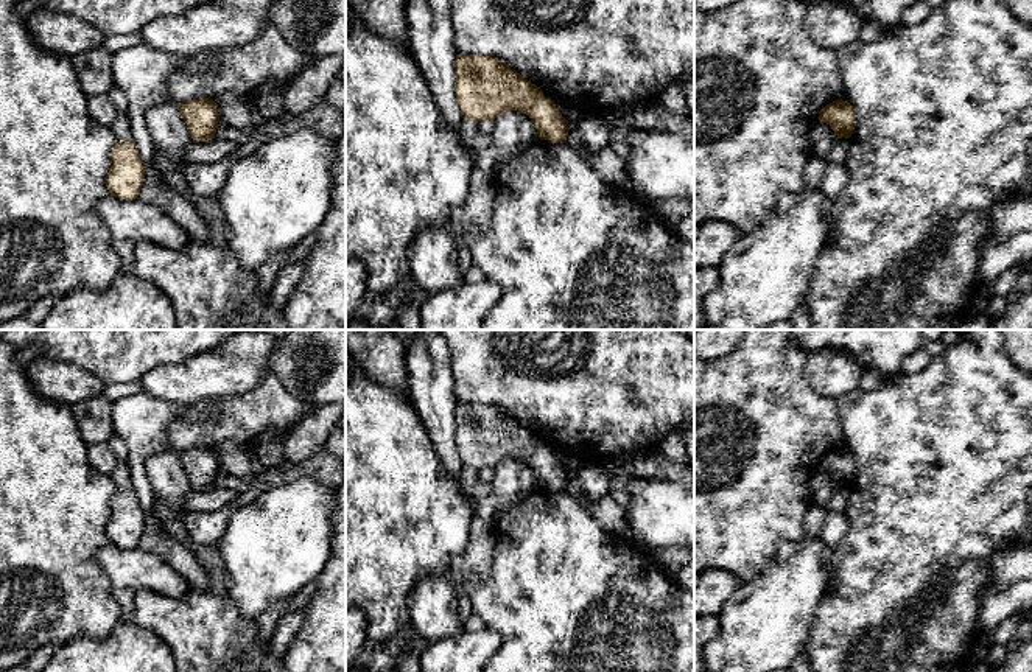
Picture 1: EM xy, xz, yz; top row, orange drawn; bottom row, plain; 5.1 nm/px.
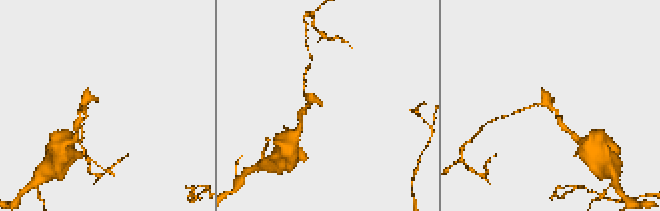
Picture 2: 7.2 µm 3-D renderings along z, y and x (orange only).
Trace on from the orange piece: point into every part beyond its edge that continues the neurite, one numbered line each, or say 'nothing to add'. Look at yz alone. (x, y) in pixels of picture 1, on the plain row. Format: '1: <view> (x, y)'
nothing to add

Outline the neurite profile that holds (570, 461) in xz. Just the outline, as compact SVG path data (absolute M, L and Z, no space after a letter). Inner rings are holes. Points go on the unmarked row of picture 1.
M543 440L543 443L554 450L556 456L560 459L562 465L568 470L568 473L571 473L582 464L581 457L577 454L574 454L571 450L562 448L562 446L554 446L554 445L548 443L546 440Z

